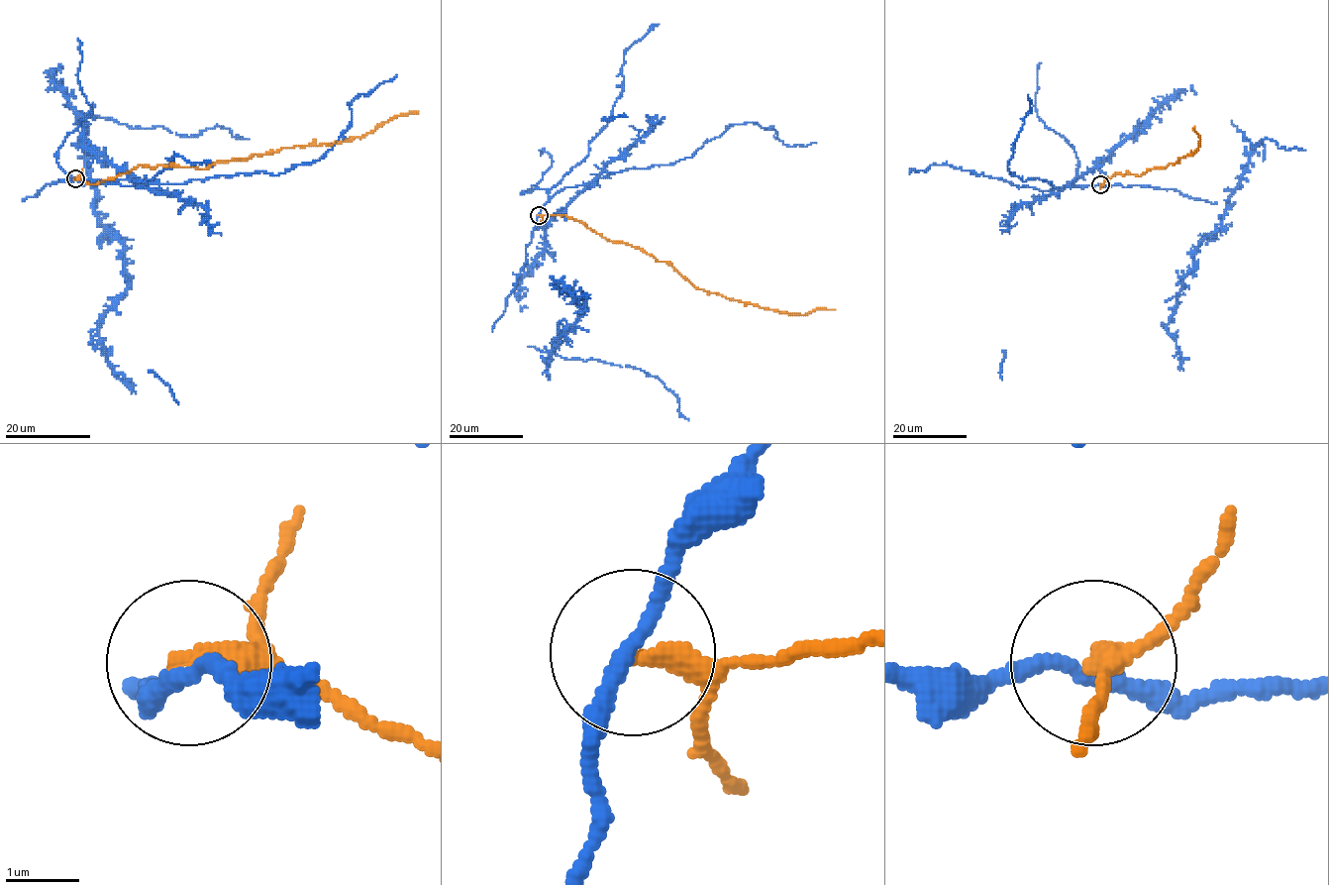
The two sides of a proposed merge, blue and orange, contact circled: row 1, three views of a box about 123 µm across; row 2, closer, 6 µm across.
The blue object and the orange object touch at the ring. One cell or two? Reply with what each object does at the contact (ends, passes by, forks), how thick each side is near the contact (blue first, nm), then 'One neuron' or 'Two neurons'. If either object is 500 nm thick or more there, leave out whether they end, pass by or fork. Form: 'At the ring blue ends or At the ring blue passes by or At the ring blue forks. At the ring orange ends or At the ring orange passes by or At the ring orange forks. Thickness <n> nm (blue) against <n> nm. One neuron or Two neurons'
At the ring blue passes by. At the ring orange ends. Thickness 200 nm (blue) against 320 nm. Two neurons

